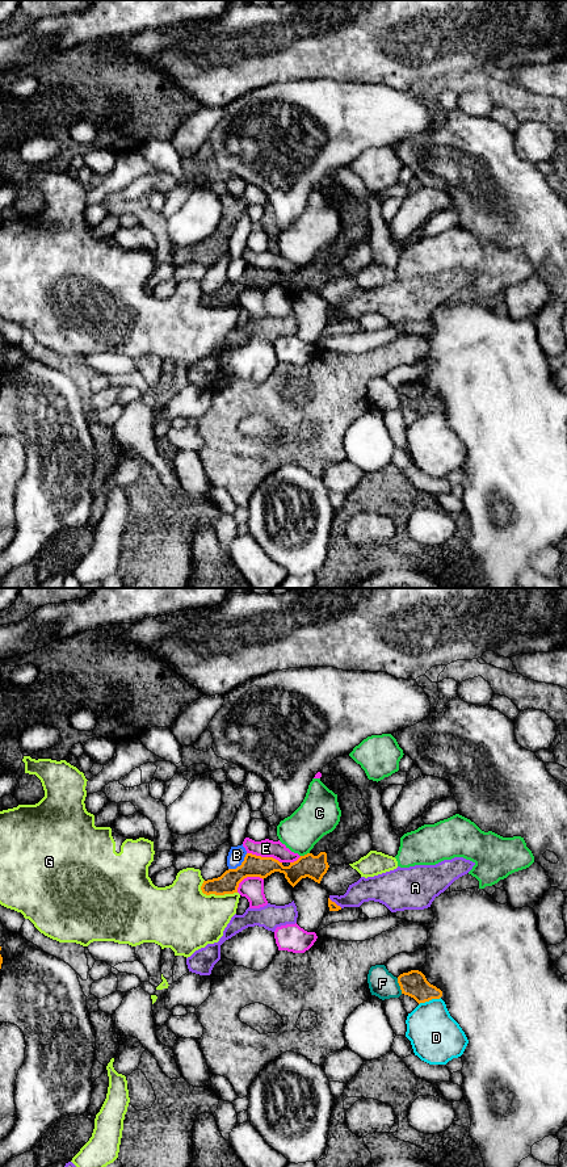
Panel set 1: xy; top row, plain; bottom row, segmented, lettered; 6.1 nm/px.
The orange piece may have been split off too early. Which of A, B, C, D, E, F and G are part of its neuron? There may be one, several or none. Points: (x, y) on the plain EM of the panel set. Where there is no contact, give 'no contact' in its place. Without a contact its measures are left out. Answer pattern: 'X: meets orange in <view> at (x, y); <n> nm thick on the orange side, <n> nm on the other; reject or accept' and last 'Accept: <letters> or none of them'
A: meets orange in xy at (334, 314); 50 nm thick on the orange side, 140 nm on the other; reject
B: meets orange in xy at (240, 277); 130 nm thick on the orange side, 100 nm on the other; reject
C: meets orange in xy at (305, 267); 140 nm thick on the orange side, 240 nm on the other; reject
D: meets orange in xy at (429, 411); 160 nm thick on the orange side, 320 nm on the other; reject
E: meets orange in xy at (264, 269); 130 nm thick on the orange side, 110 nm on the other; reject
F: meets orange in xy at (400, 398); 160 nm thick on the orange side, 160 nm on the other; reject
G: meets orange in xy at (217, 306); 130 nm thick on the orange side, 400 nm on the other; reject
Accept: none of them

